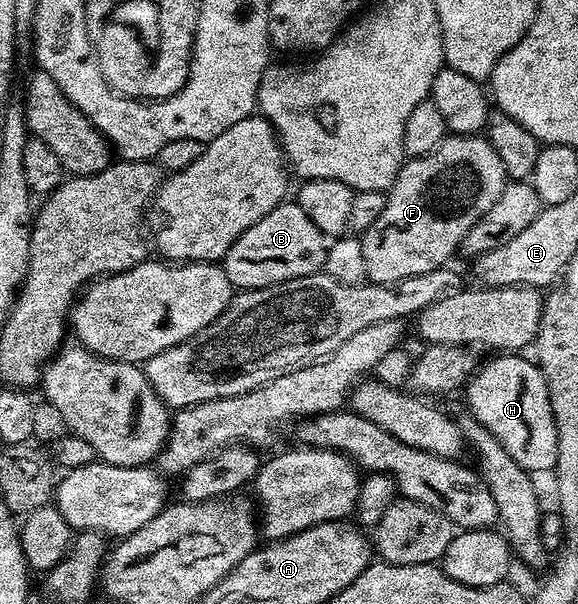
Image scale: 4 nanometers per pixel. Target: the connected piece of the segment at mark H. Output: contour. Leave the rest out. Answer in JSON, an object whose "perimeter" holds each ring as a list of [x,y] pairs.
{"perimeter":[[[503,353],[491,357],[471,376],[465,388],[470,414],[486,431],[493,433],[503,448],[528,473],[550,472],[557,461],[557,425],[549,405],[547,382],[542,371],[519,353]]]}

